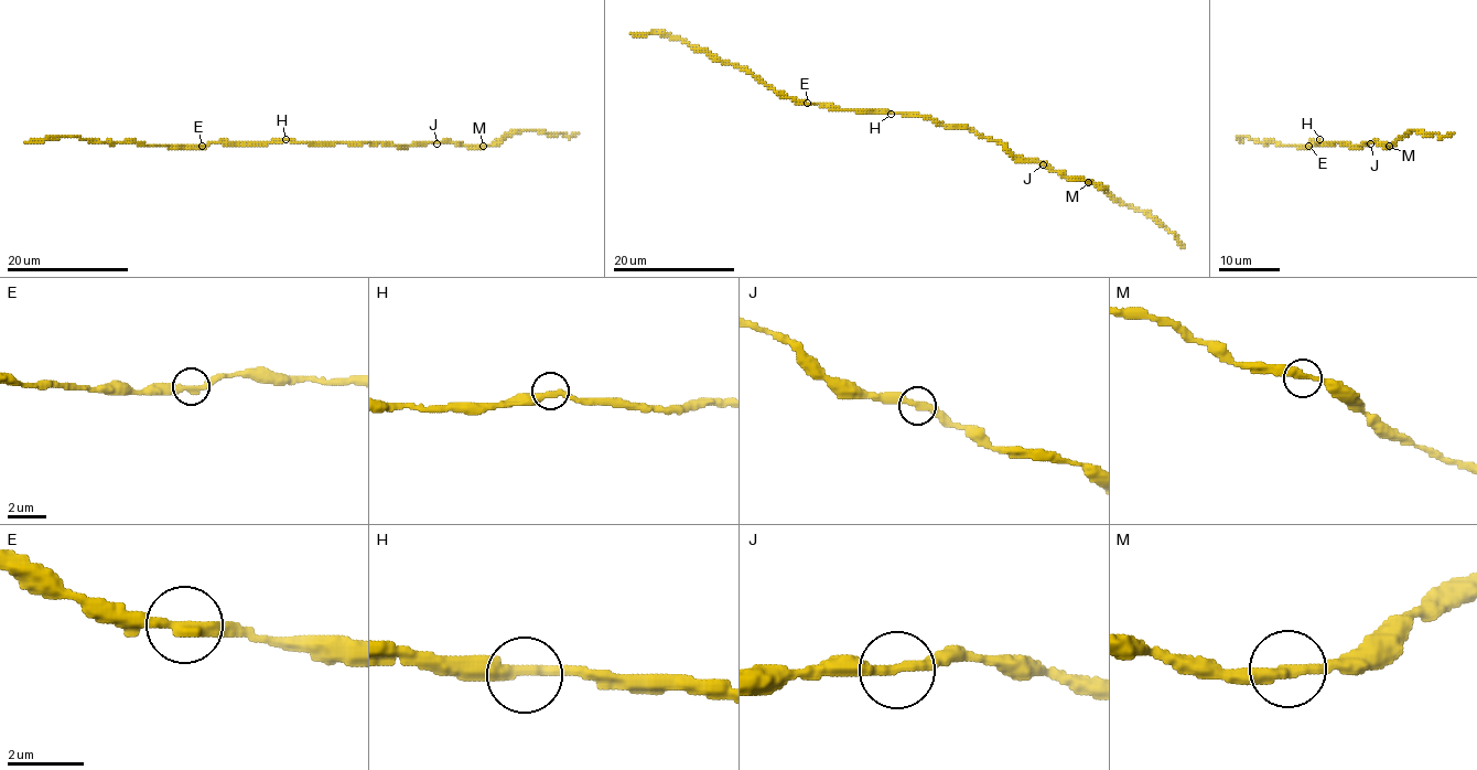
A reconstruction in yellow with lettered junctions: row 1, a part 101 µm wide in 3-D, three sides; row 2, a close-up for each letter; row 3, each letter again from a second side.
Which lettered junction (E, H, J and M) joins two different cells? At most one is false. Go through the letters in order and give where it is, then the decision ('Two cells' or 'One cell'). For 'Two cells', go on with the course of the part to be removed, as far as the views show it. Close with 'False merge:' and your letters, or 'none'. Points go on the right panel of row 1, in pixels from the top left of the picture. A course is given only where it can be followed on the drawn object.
E: Place: (1308, 146). One cell
H: Place: (1319, 139). One cell
J: Place: (1370, 143). One cell
M: Place: (1389, 146). One cell
False merge: none

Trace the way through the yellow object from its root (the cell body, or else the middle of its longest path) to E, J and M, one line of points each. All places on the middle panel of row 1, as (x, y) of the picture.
E: (917, 117), (833, 109), (807, 103)
J: (917, 117), (934, 118), (944, 125), (963, 125), (1000, 141), (1013, 154), (1043, 164)
M: (917, 117), (934, 118), (944, 125), (963, 125), (1000, 141), (1013, 154), (1046, 162), (1067, 178), (1088, 182)

